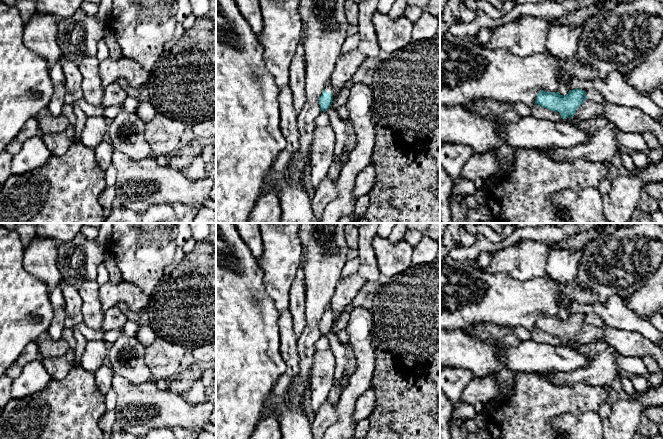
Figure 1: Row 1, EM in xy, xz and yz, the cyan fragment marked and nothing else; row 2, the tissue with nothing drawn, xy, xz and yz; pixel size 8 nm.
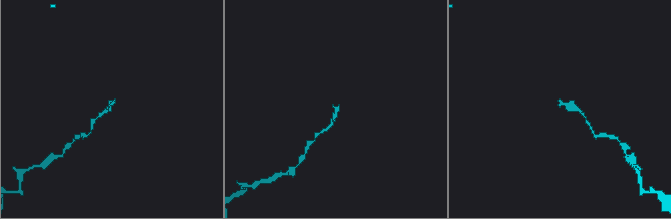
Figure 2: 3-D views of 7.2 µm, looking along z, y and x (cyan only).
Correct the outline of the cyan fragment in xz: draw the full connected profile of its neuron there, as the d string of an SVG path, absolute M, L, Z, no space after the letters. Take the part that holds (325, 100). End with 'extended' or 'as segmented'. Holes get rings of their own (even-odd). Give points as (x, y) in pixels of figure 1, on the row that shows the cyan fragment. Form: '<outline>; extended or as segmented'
M329 82L319 98L319 105L321 111L326 112L326 110L330 108L333 100L332 92L333 92L333 87Z; extended

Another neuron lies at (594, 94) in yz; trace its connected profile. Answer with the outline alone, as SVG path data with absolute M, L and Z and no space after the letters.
M595 88L586 90L586 96L596 102L604 102L605 101L604 95Z

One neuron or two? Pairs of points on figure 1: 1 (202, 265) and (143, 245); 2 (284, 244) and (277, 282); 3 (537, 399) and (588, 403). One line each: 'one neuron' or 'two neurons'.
1: two neurons
2: one neuron
3: one neuron

